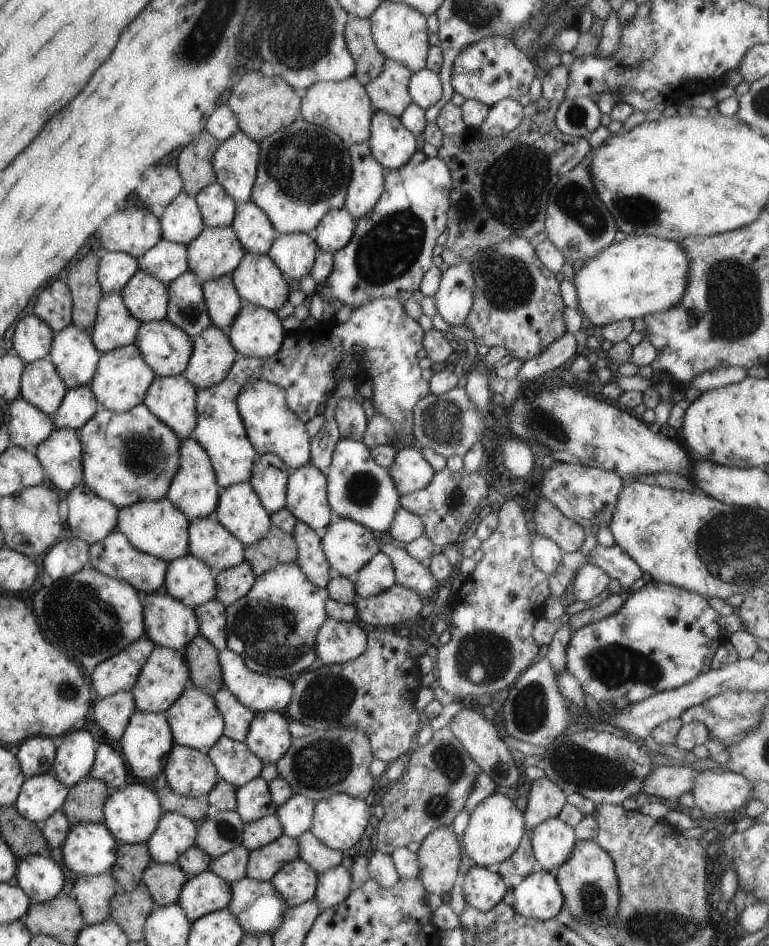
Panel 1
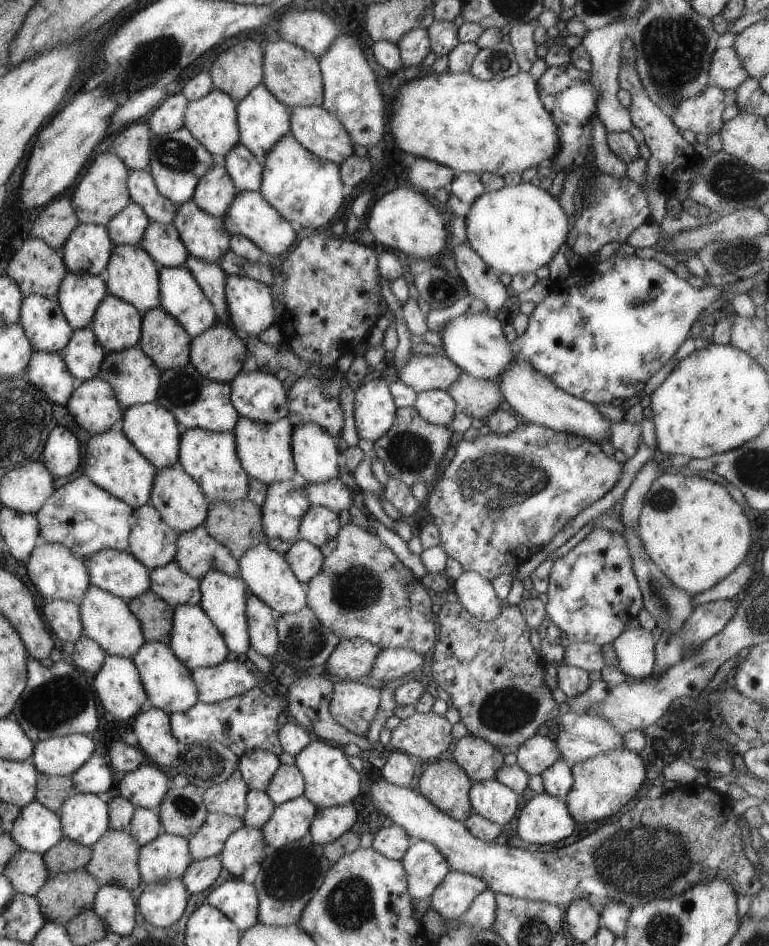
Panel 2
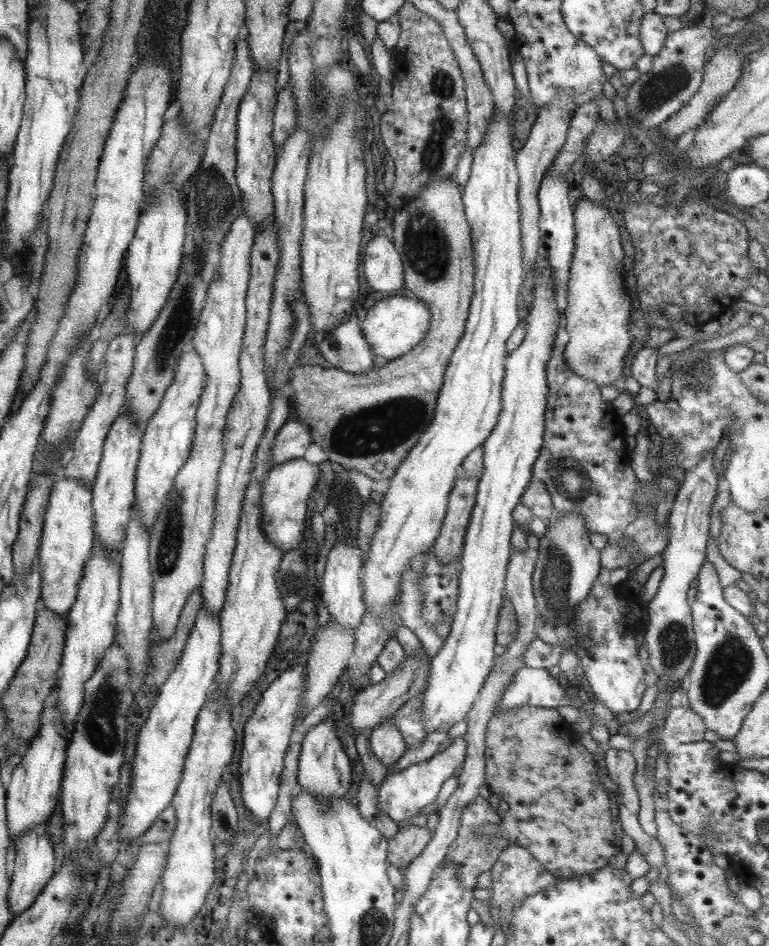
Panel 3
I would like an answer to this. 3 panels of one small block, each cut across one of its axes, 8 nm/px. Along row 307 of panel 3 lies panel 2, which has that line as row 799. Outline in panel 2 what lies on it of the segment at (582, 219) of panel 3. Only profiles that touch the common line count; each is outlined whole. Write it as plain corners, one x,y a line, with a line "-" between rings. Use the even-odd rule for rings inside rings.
613,748
613,752
603,752
593,758
581,760
570,767
573,784
567,792
564,803
569,814
577,822
599,822
613,816
625,806
646,782
644,763
635,751
627,748

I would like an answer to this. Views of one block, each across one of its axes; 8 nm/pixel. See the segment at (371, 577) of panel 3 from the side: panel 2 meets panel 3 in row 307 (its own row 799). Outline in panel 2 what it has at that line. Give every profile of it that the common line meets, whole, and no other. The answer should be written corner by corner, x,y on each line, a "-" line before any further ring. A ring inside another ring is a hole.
495,778
472,783
468,797
473,815
481,815
485,820
494,822
499,826
507,824
507,822
513,818
515,810
517,810
517,793
513,792
513,790
509,790
507,786
503,786
500,782
497,782

